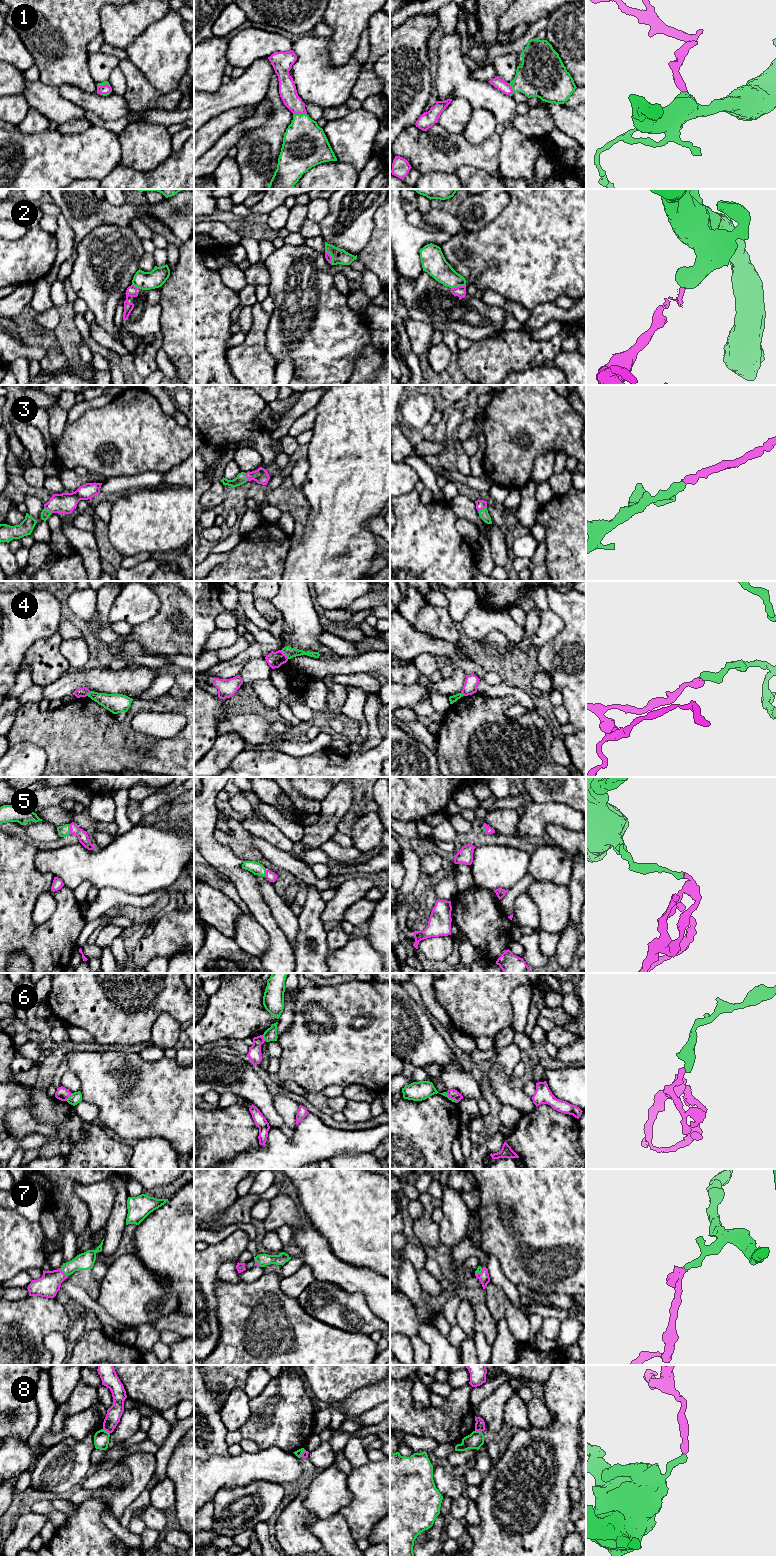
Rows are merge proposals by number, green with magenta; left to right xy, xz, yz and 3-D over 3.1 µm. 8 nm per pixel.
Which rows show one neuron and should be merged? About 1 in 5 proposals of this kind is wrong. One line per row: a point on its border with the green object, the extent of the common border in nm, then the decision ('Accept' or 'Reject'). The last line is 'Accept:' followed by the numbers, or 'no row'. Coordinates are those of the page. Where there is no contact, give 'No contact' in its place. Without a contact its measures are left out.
1: Touches green at yz (512, 89). Shared border 100 nm. Accept
2: Touches green at yz (458, 285). Shared border 120 nm. Reject
3: Touches green at yz (482, 509). Shared border 80 nm. Accept
4: Touches green at xz (284, 653). Shared border 100 nm. Reject
5: Touches green at xy (70, 829). Shared border 70 nm. Accept
6: Touches green at yz (450, 1098). Shared border 130 nm. Reject
7: Touches green at xy (64, 1273). Shared border 90 nm. Accept
8: Touches green at xy (106, 1431). Shared border 70 nm. Reject
Accept: 1, 3, 5, 7

